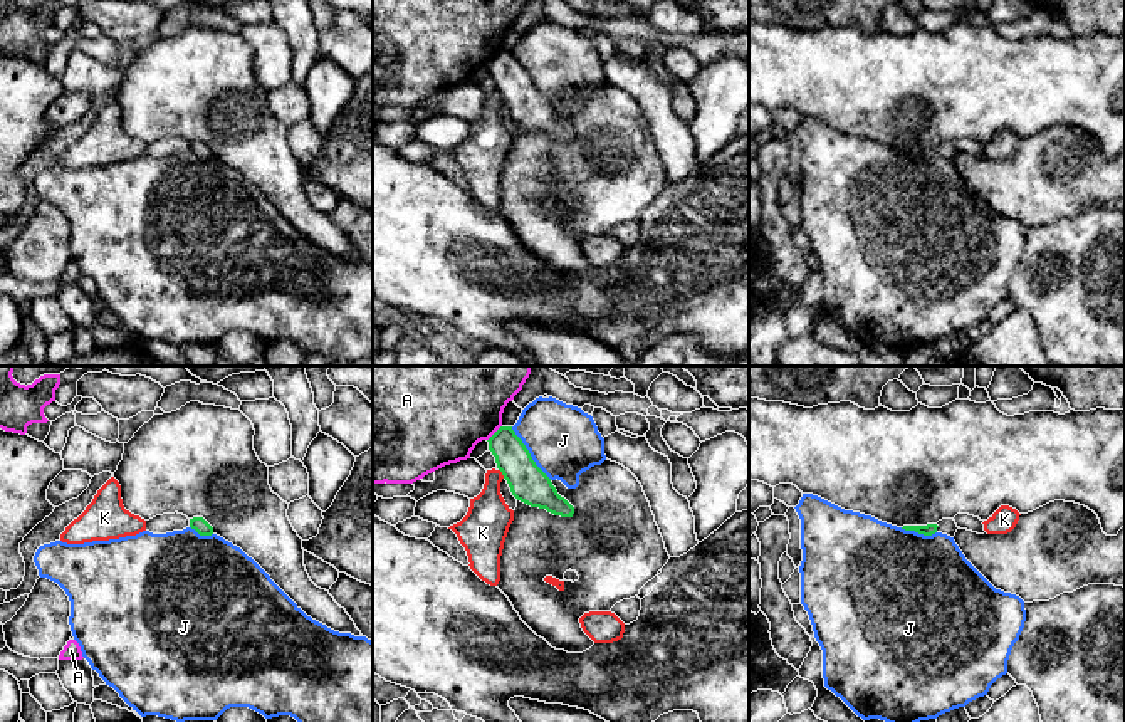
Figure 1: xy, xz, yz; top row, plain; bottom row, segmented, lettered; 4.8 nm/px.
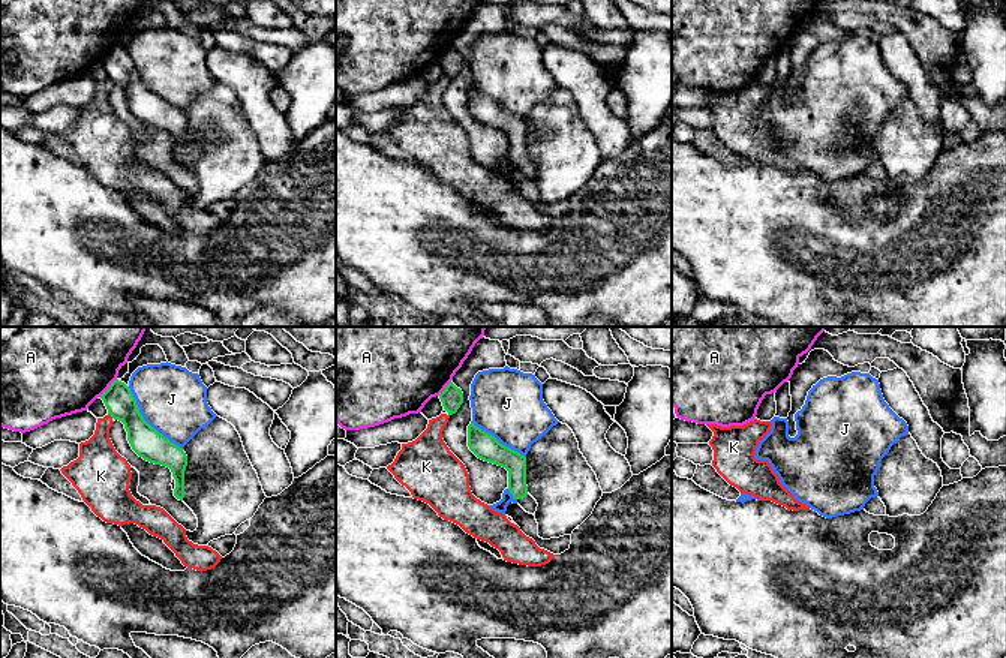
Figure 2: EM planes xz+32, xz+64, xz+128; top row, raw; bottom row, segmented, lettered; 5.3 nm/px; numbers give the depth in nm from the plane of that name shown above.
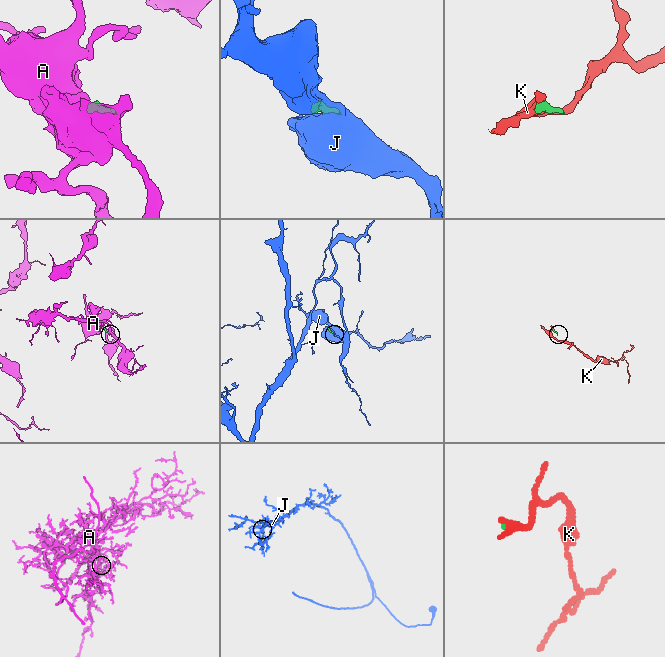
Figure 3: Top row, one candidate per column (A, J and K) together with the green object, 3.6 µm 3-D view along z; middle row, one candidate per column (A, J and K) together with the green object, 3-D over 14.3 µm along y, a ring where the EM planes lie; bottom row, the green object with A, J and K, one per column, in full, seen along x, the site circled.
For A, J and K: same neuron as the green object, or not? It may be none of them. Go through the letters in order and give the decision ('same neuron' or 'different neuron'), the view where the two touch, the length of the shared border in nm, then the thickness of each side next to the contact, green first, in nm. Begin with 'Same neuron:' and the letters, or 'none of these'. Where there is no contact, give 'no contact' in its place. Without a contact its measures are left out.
Same neuron: none of these
A: different neuron; meets green in xz; contact 100 nm long; 170 nm thick on the green side, 480 nm on the other
J: different neuron; meets green in xz; contact 320 nm long; 180 nm thick on the green side, 340 nm on the other
K: different neuron; meets green in xz; contact 50 nm long; 180 nm thick on the green side, 220 nm on the other

